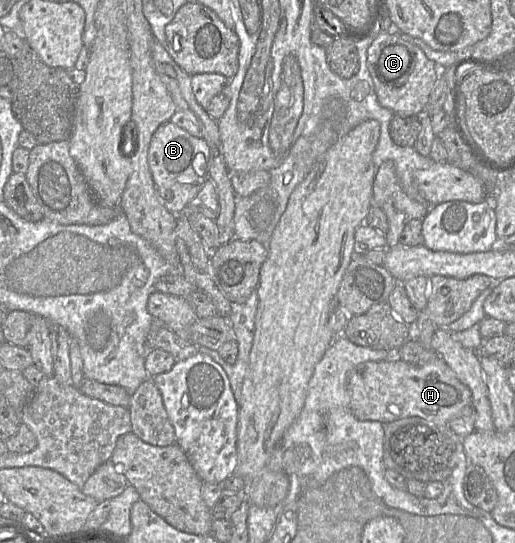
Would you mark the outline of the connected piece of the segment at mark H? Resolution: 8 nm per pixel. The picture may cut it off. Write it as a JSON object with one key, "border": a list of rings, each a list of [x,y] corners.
{"border":[[[437,356],[424,365],[415,365],[391,357],[384,361],[368,361],[356,366],[349,374],[347,389],[350,397],[350,409],[361,421],[379,421],[389,423],[407,417],[419,417],[437,428],[448,429],[449,421],[465,406],[471,404],[470,389],[464,385],[446,362]]]}

